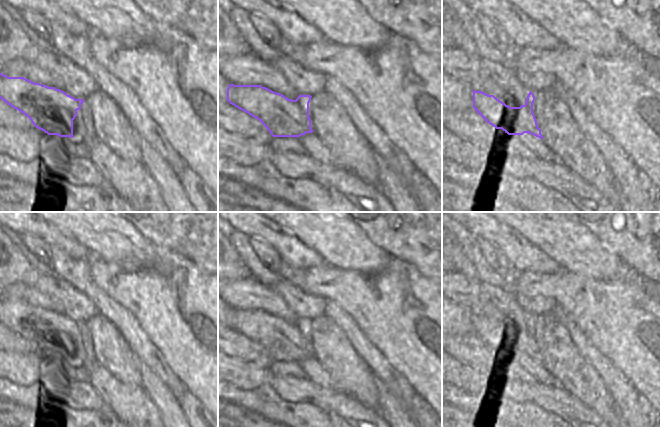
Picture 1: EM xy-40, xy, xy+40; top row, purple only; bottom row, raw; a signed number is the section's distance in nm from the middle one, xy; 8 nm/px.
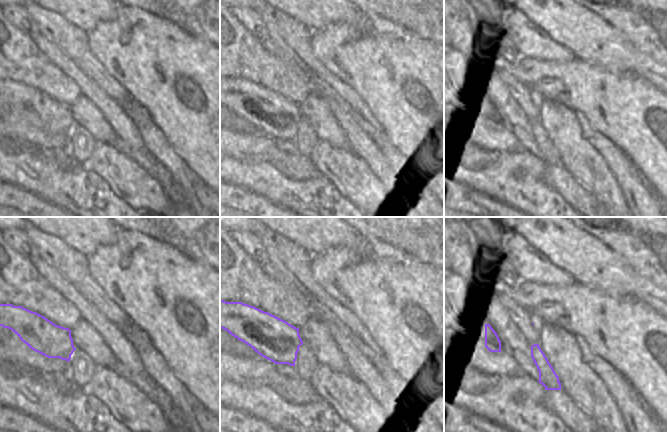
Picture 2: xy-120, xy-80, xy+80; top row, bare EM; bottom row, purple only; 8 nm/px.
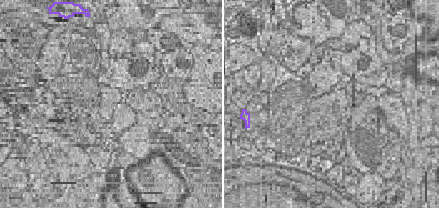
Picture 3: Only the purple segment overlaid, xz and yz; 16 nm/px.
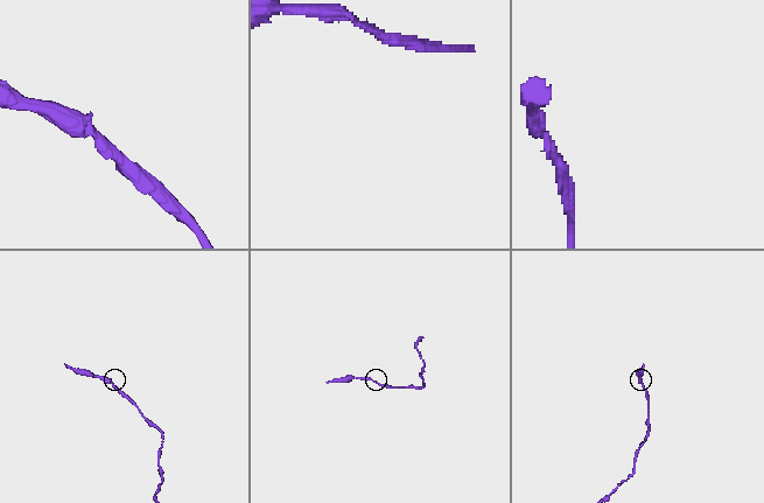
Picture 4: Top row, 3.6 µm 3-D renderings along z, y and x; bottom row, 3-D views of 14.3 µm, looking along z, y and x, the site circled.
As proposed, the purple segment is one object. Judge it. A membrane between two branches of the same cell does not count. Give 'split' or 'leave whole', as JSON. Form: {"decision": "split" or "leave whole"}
{"decision": "leave whole"}

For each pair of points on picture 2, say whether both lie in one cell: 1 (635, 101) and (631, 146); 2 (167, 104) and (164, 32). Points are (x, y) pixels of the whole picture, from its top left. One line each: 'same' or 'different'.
1: same
2: same

